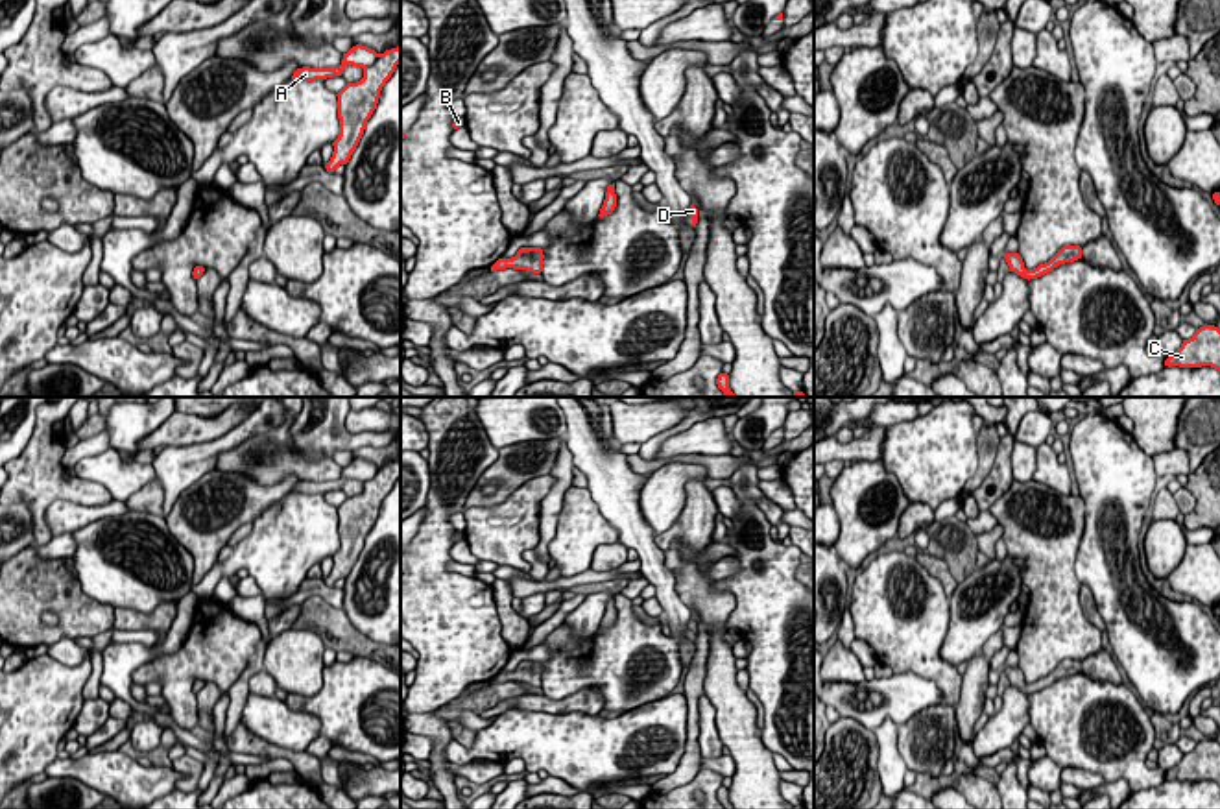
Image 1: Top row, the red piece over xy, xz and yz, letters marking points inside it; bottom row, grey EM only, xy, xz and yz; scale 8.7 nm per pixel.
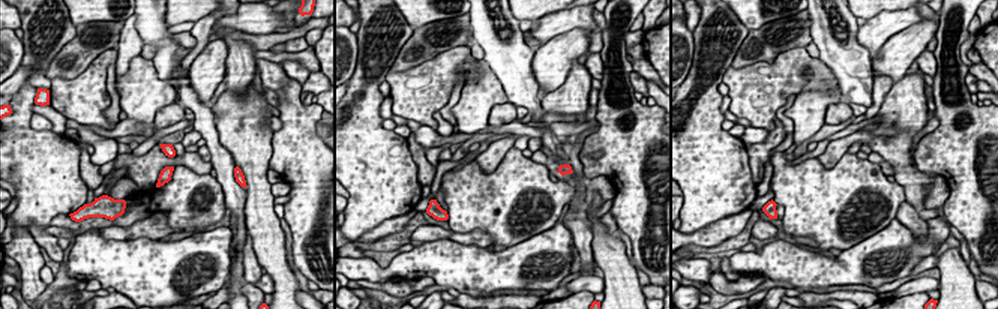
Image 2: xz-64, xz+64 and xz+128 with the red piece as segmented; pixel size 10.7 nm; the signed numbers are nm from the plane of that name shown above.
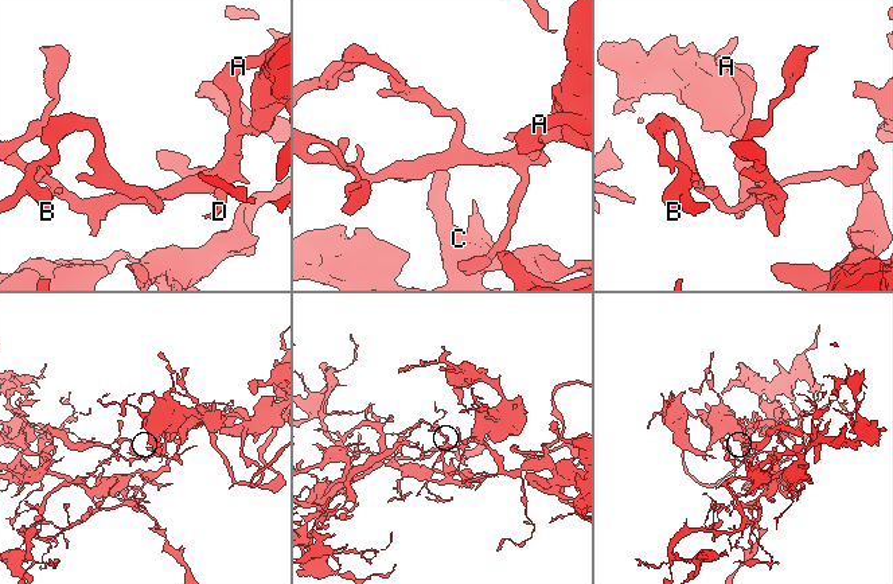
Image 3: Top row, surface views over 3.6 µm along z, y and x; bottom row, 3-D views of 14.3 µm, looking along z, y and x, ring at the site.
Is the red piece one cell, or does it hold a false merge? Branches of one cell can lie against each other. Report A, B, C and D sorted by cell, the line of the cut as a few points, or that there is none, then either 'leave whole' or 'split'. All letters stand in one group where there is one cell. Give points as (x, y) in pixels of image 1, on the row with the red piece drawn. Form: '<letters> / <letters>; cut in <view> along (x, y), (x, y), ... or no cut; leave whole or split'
A D / B C; cut in yz along (1028, 270), (1023, 276); split

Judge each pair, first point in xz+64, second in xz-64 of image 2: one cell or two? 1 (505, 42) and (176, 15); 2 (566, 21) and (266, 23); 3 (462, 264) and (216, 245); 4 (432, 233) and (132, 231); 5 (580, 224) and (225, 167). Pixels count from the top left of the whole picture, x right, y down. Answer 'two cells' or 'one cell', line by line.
1: two cells
2: one cell
3: one cell
4: one cell
5: two cells

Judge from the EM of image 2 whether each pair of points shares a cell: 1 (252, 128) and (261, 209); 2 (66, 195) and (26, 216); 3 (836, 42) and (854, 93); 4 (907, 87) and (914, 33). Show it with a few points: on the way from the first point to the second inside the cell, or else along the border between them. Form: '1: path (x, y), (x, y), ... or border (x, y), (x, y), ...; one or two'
1: path (252, 147), (257, 189); one
2: path (56, 195), (47, 195), (36, 206); one
3: path (842, 54), (851, 63), (854, 81); one
4: border (905, 74), (893, 84); two

